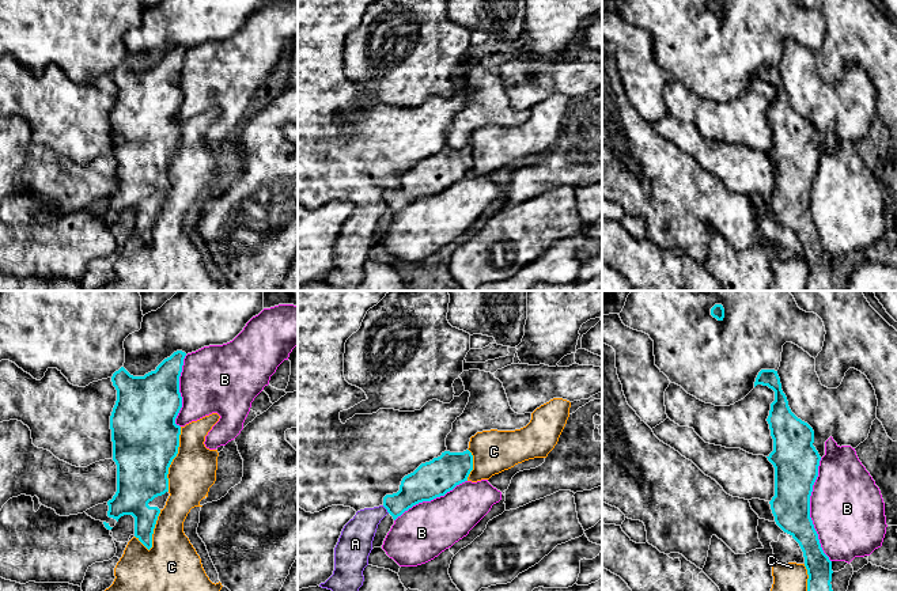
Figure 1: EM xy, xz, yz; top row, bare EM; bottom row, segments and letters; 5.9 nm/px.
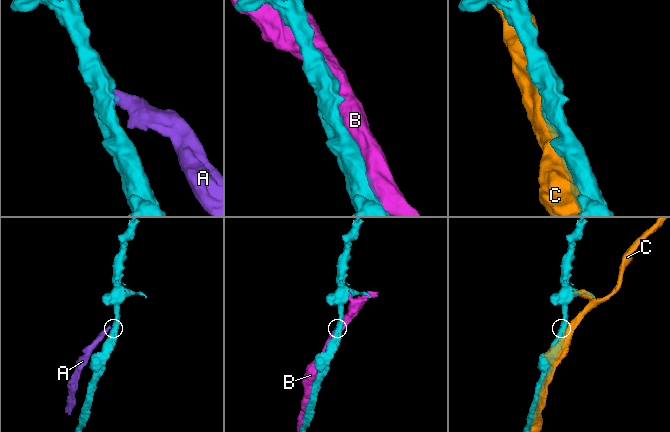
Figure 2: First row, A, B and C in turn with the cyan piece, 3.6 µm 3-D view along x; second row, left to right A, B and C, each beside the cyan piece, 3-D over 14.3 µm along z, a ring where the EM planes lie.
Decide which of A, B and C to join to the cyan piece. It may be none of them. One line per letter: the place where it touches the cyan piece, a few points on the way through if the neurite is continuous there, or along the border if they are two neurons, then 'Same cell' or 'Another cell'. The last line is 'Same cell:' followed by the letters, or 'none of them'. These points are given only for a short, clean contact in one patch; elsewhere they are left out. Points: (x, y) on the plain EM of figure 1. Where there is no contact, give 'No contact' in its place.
A: Touches cyan at xz (386, 204). Boundary: xz (382, 201), (389, 208). Another cell
B: Touches cyan at yz (809, 205). Another cell
C: Touches cyan at xy (173, 154). Another cell
Same cell: none of them

